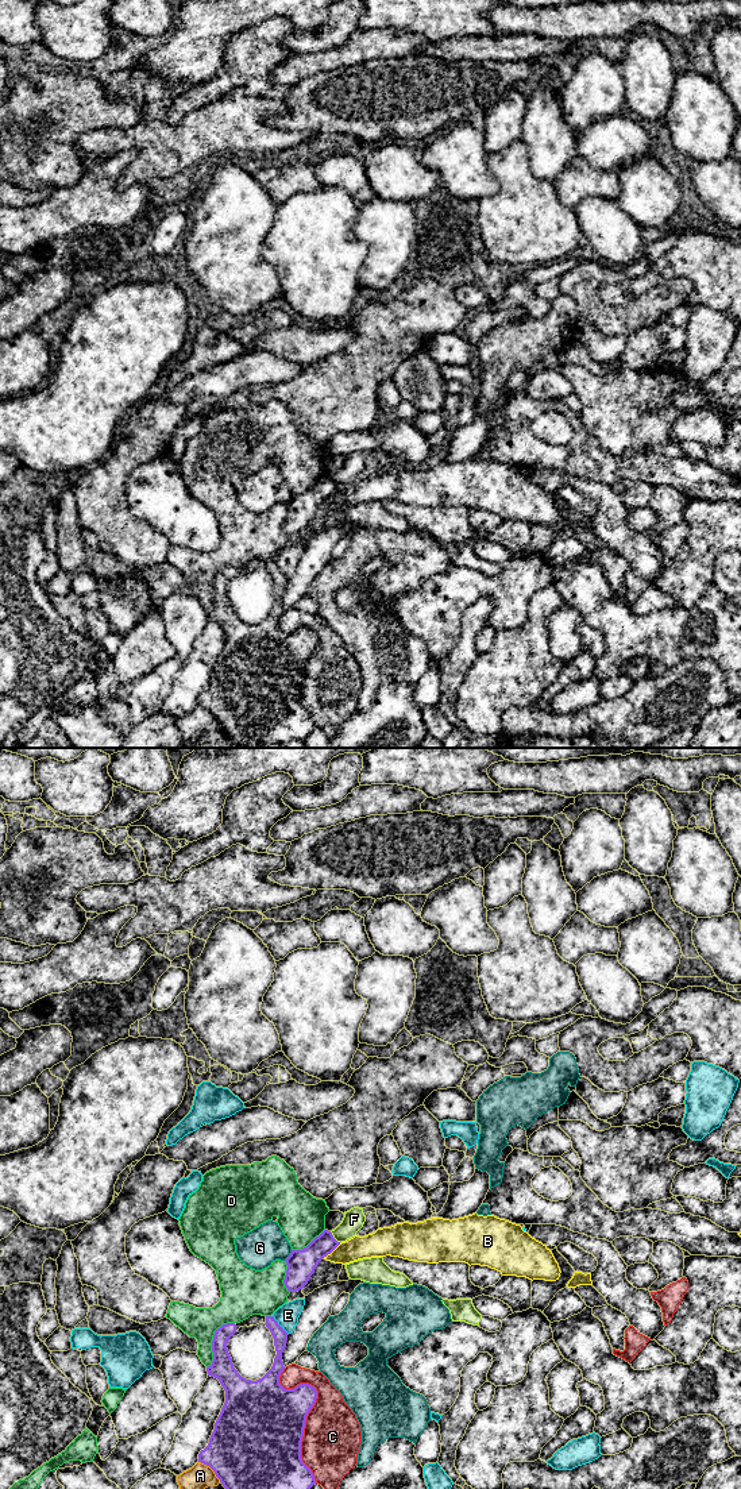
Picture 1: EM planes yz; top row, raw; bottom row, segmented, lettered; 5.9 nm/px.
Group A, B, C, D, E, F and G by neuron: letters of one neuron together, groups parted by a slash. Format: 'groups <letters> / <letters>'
groups A / B / C / D / E / F / G

